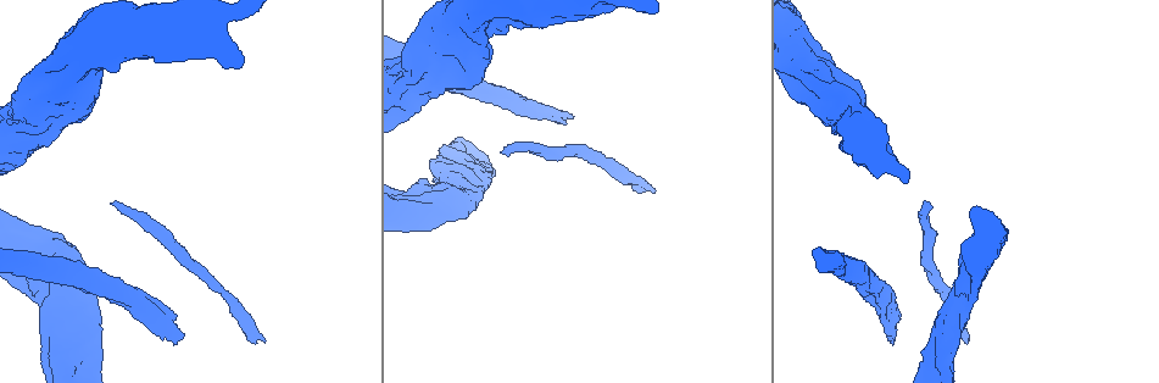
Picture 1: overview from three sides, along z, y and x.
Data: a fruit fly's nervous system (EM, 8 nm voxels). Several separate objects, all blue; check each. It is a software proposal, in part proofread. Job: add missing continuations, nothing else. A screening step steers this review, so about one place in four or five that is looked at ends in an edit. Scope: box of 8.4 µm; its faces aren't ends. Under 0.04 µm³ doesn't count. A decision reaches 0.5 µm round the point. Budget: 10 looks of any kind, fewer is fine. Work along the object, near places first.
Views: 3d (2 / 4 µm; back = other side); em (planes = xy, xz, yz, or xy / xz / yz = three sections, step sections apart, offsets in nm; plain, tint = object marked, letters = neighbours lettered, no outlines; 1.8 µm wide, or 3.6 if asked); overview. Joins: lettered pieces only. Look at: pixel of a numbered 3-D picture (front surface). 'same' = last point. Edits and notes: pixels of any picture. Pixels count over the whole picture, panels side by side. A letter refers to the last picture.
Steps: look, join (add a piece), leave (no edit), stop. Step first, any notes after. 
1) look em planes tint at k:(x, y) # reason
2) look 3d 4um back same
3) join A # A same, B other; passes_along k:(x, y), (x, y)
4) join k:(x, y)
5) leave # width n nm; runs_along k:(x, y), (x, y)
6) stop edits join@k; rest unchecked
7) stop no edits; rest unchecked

look em planes letters at 1:(928, 202) # an open end

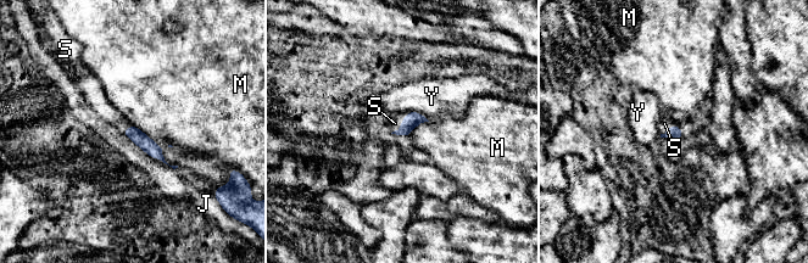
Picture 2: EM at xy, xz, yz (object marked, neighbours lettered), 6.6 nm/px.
join S # J other, M other, S same, Y other; passes_along 2:(412, 118), (401, 126), (395, 123); it goes on there

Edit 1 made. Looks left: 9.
look overview # redraw

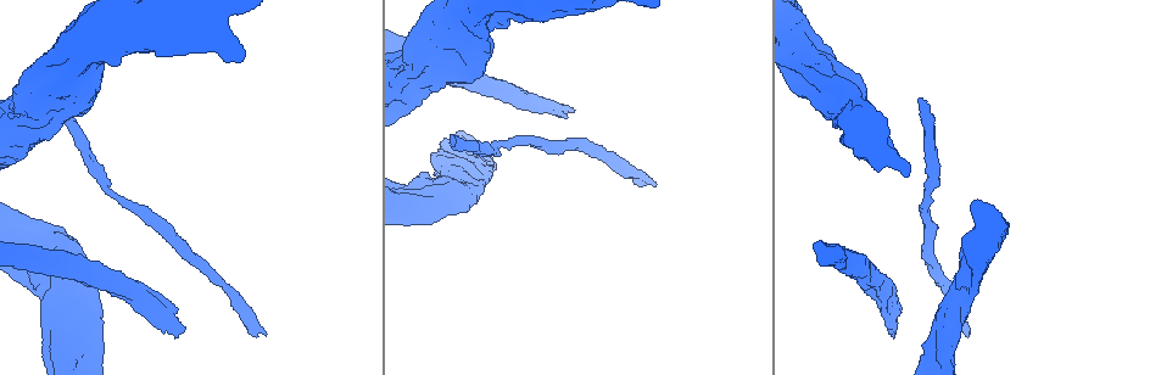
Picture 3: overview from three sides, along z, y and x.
look 3d 4um at 3:(920, 98) # end of a long branch

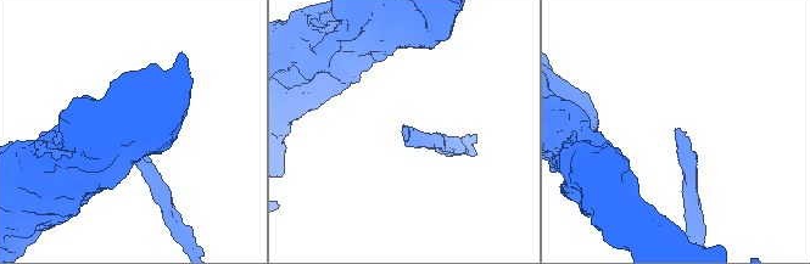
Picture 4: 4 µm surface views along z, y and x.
look em planes letters at 4:(402, 131) # need the tissue

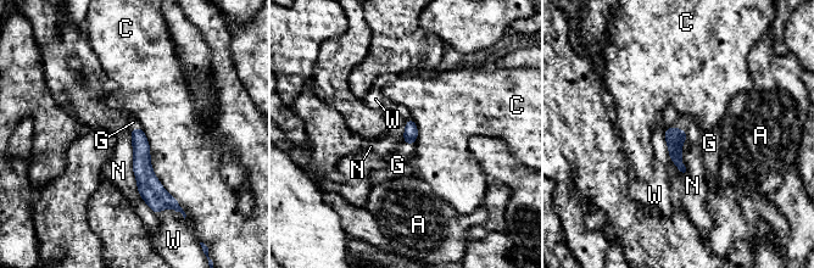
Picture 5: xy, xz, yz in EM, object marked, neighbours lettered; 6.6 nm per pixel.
join G # A other, C other, G same, N other, W other; passes_along 5:(674, 137), (684, 132), (709, 143); it goes on there

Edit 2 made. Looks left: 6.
look 3d 4um at 3:(89, 344)

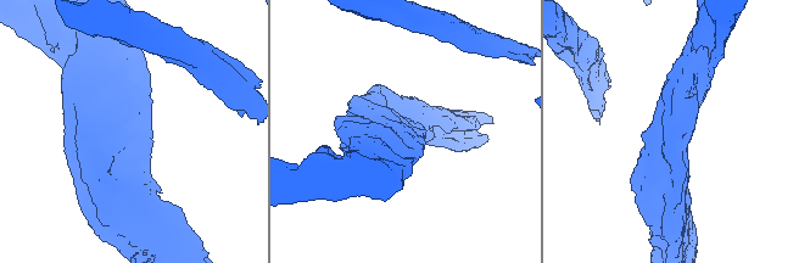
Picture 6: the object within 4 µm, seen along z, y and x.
look em xz step 4 letters at 6:(131, 135)

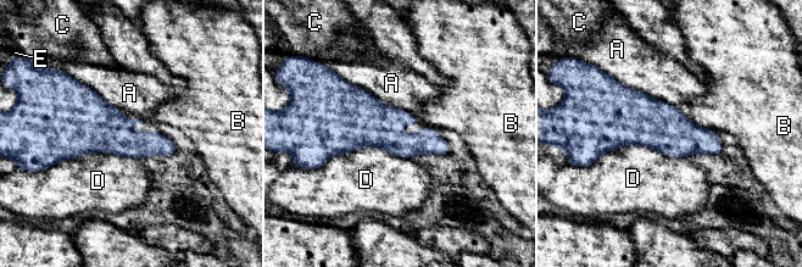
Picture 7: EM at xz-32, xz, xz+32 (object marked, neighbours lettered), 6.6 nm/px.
leave # A other, B other, C other, D other, E other; border 7:(611, 77), (675, 106), (683, 113); no lettered piece goes on from it

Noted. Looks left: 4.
look overview

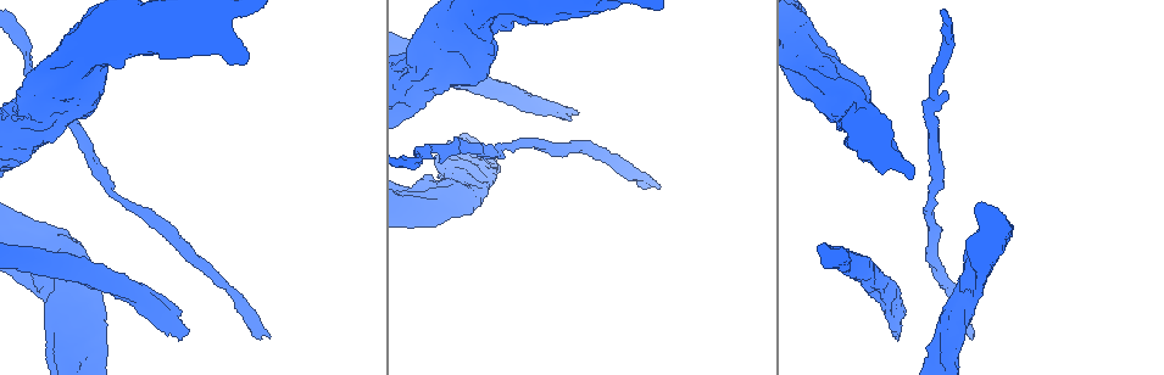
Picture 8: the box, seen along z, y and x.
look 3d 2um at 8:(970, 336) # long arm stops here

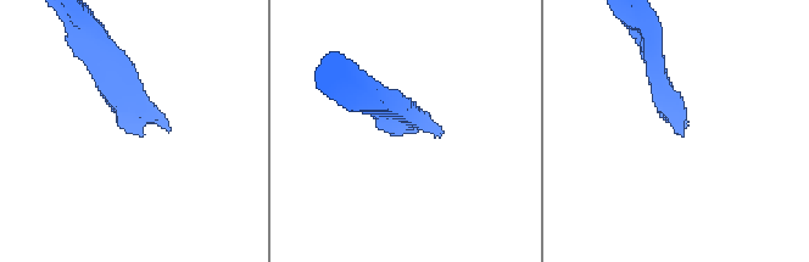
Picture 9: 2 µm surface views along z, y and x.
look em xy step 4 plain at 9:(683, 127) # now the EM

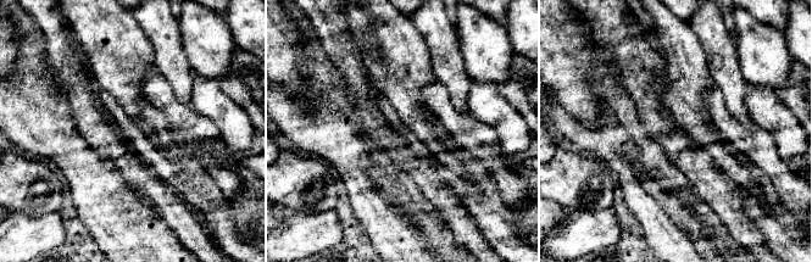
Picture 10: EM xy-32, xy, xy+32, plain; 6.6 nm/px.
look em xy step 4 letters same # what lies round it

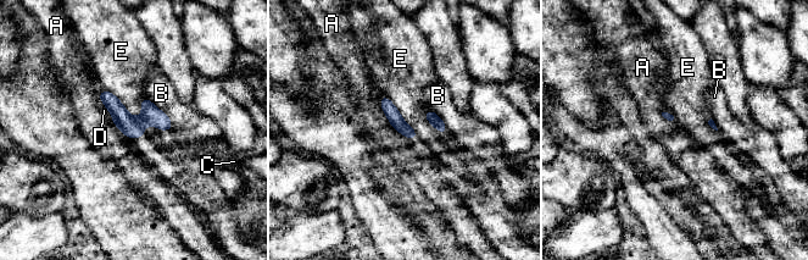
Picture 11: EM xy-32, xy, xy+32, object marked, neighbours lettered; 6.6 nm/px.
leave # longest_contact E 320 nm; A other, B other, C other, D other, E other; runs_along 11:(104, 93), (129, 121), (168, 126); none of them fits

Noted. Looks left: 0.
stop edits join@2, join@5; rest unchecked

